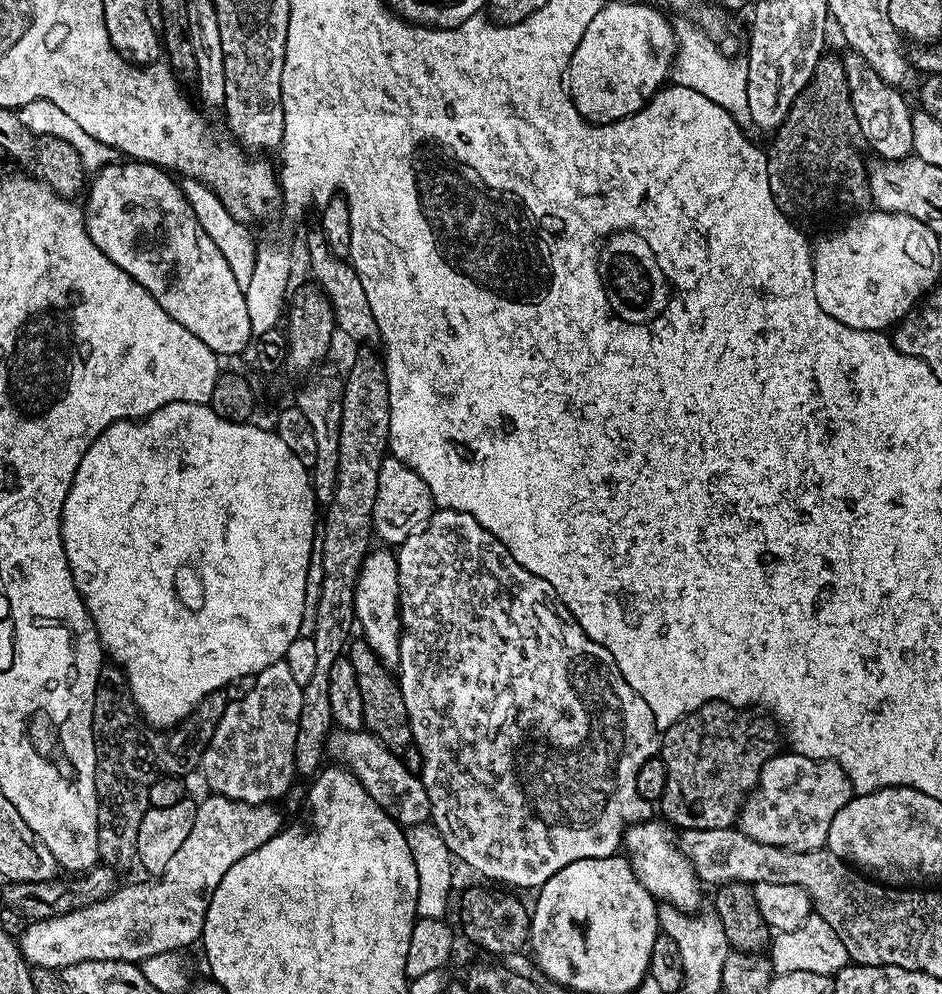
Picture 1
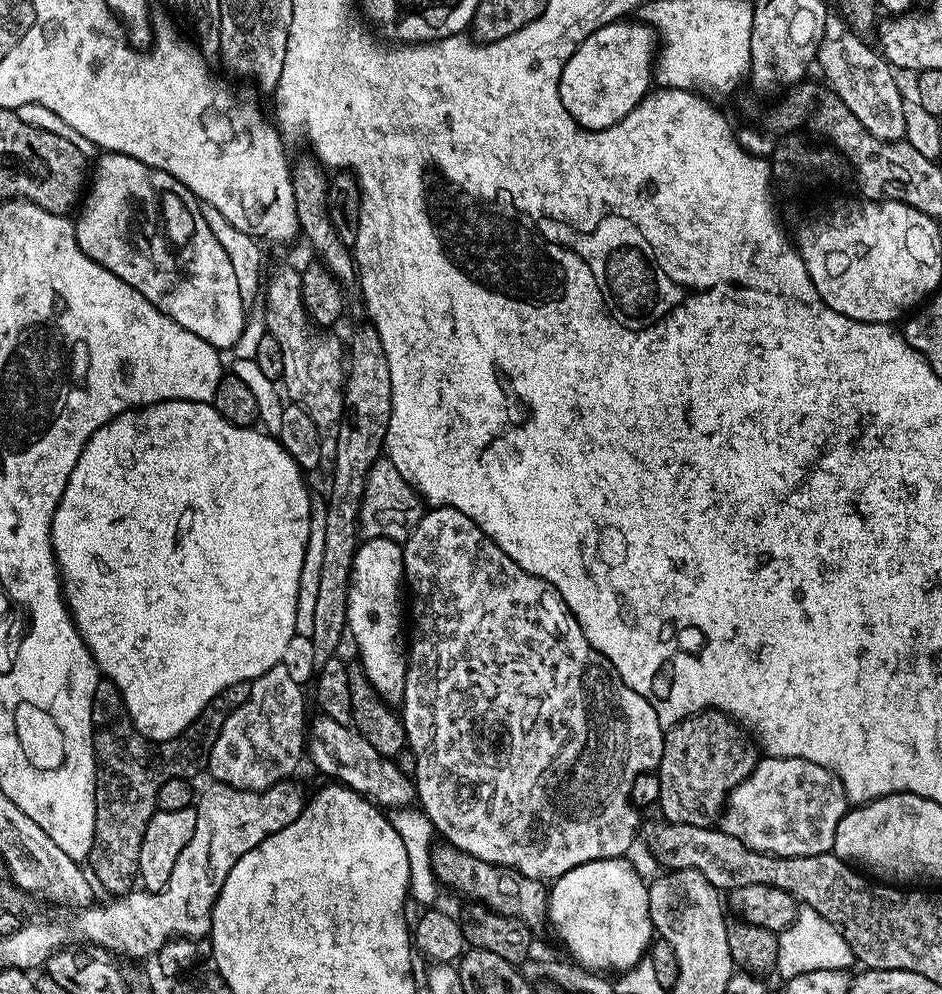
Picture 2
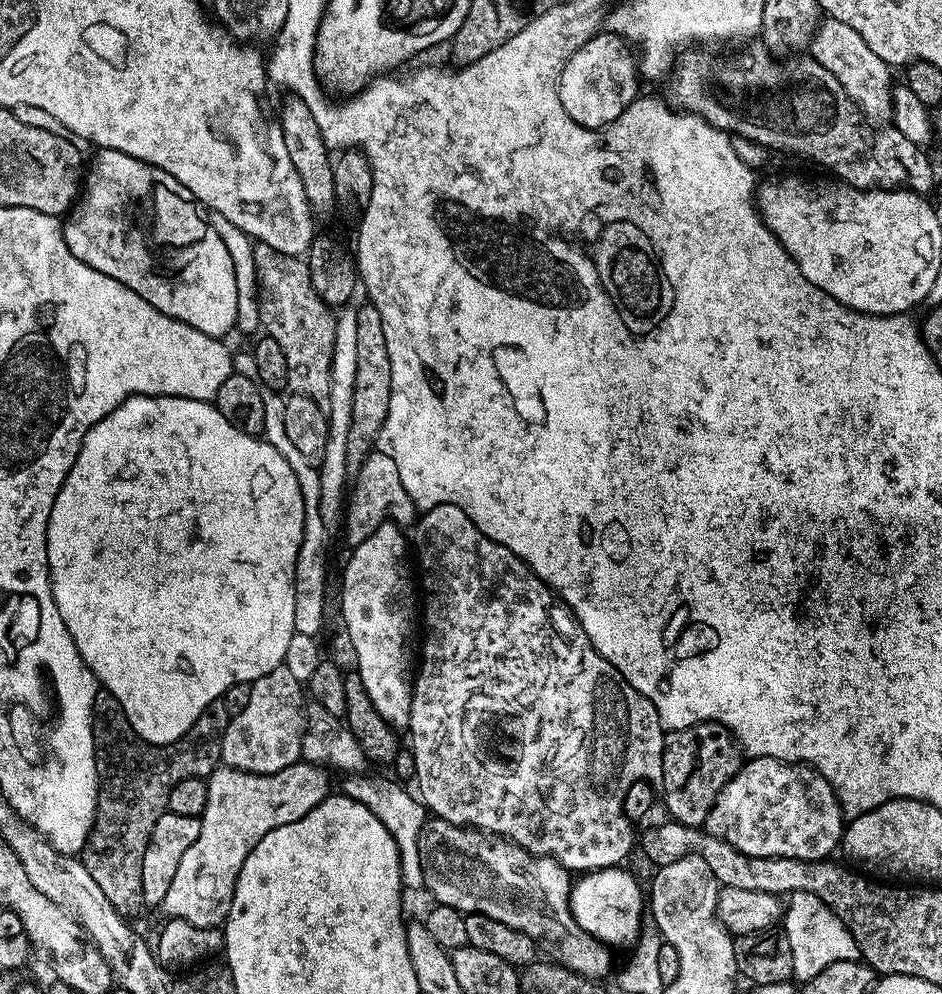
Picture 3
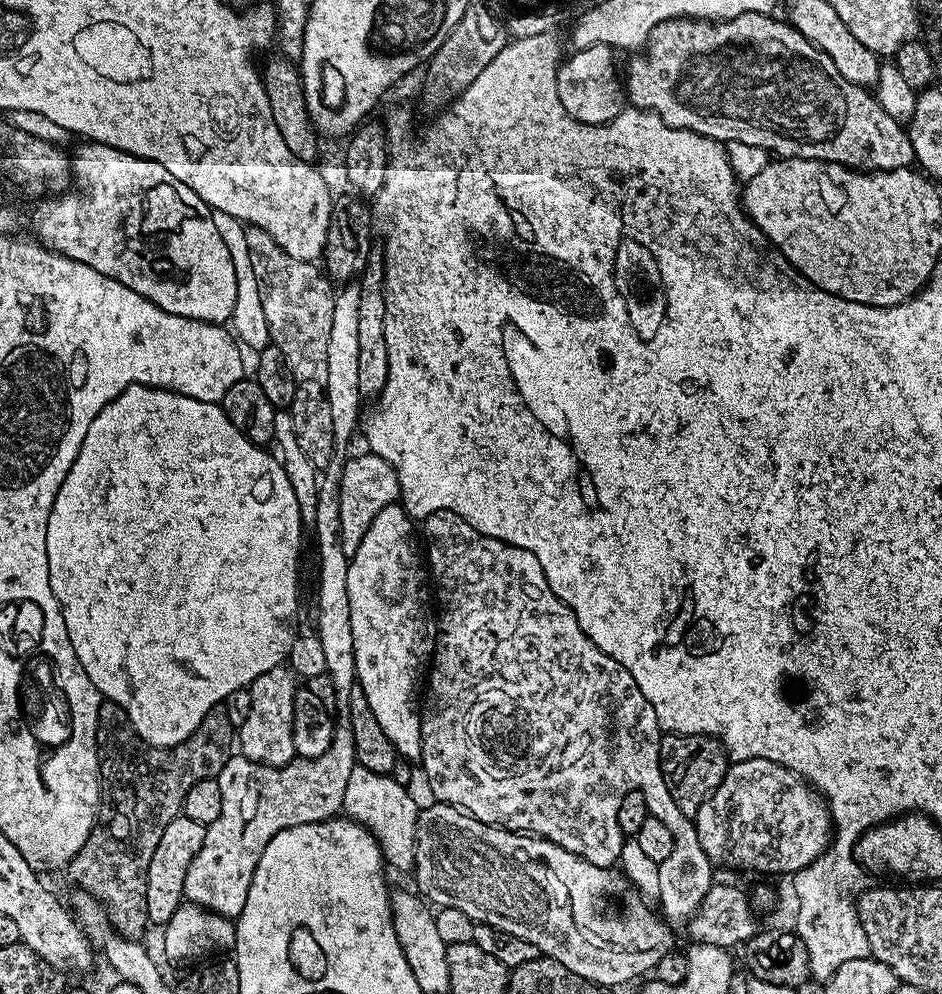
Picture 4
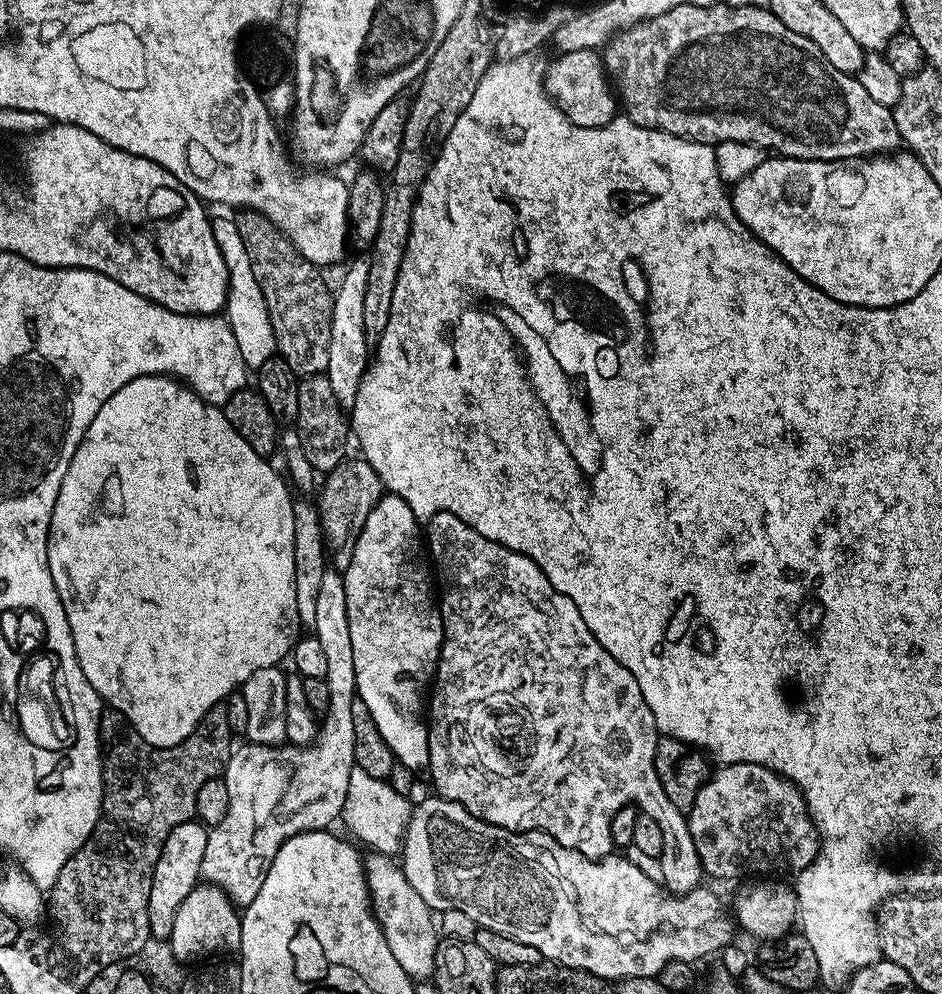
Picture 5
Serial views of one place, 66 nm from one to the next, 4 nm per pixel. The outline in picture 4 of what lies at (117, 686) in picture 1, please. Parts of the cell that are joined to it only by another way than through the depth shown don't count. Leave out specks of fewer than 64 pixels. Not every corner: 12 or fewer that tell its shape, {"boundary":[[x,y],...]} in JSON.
{"boundary":[[224,703],[169,748],[122,706],[96,723],[100,811],[67,865],[127,940],[190,786],[233,752]]}

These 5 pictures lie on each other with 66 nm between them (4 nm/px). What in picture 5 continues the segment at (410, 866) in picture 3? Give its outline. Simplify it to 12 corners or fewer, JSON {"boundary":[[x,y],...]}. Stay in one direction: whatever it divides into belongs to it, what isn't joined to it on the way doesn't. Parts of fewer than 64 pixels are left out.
{"boundary":[[350,770],[340,820],[396,858],[414,804],[387,780]]}

